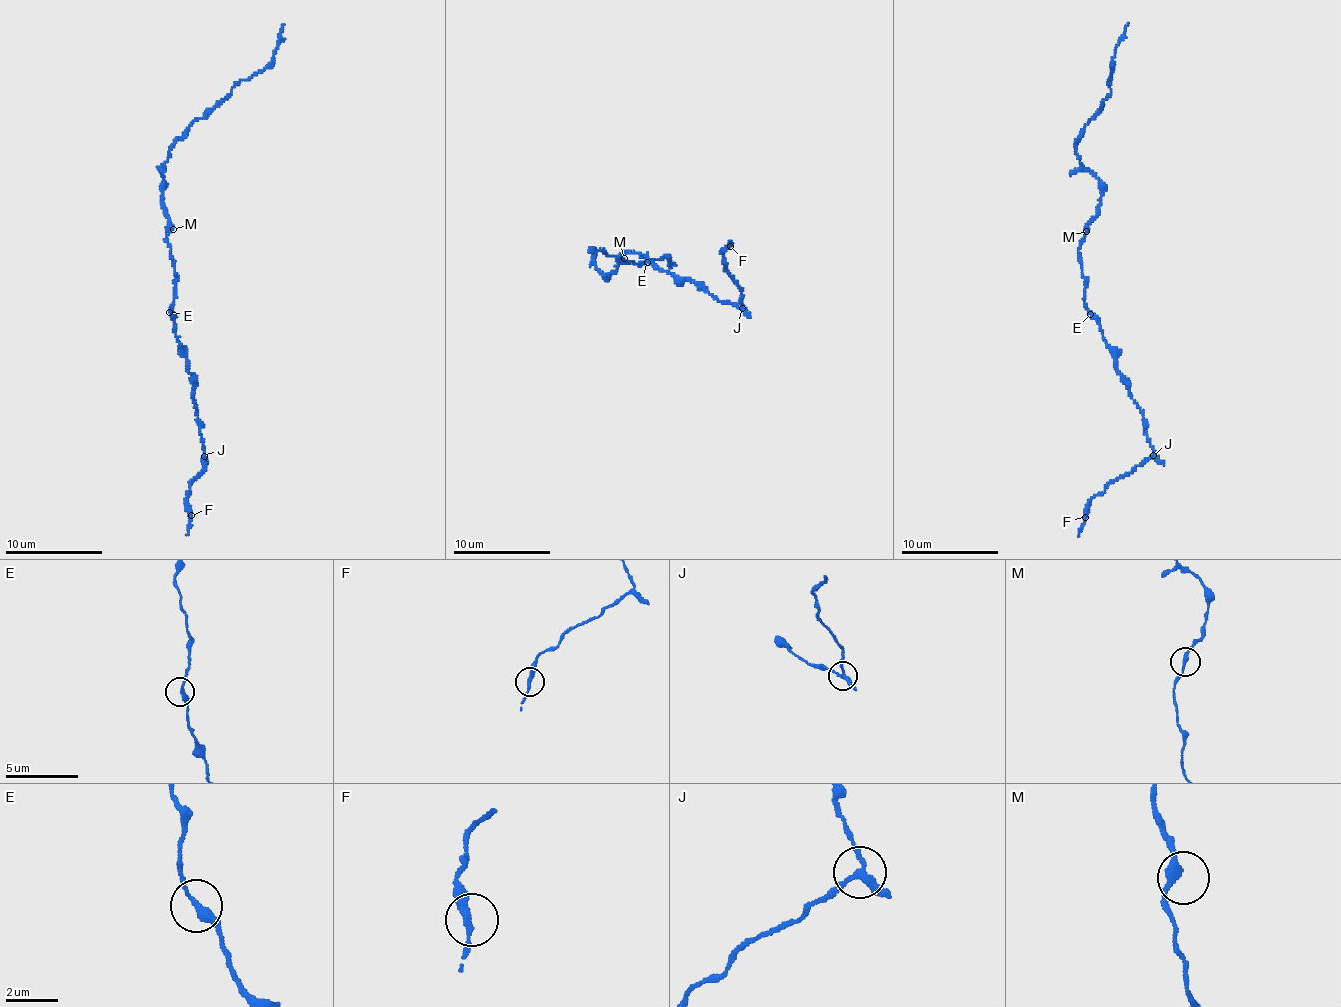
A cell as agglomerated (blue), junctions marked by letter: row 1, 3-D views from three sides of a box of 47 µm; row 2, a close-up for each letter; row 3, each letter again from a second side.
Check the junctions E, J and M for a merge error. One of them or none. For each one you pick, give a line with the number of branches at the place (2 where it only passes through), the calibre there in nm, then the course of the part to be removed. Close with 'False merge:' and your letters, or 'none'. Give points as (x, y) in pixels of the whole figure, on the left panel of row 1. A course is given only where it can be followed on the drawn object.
J: 3 | 200 nm | (204, 456), (206, 463), (187, 499), (186, 535)
False merge: J

